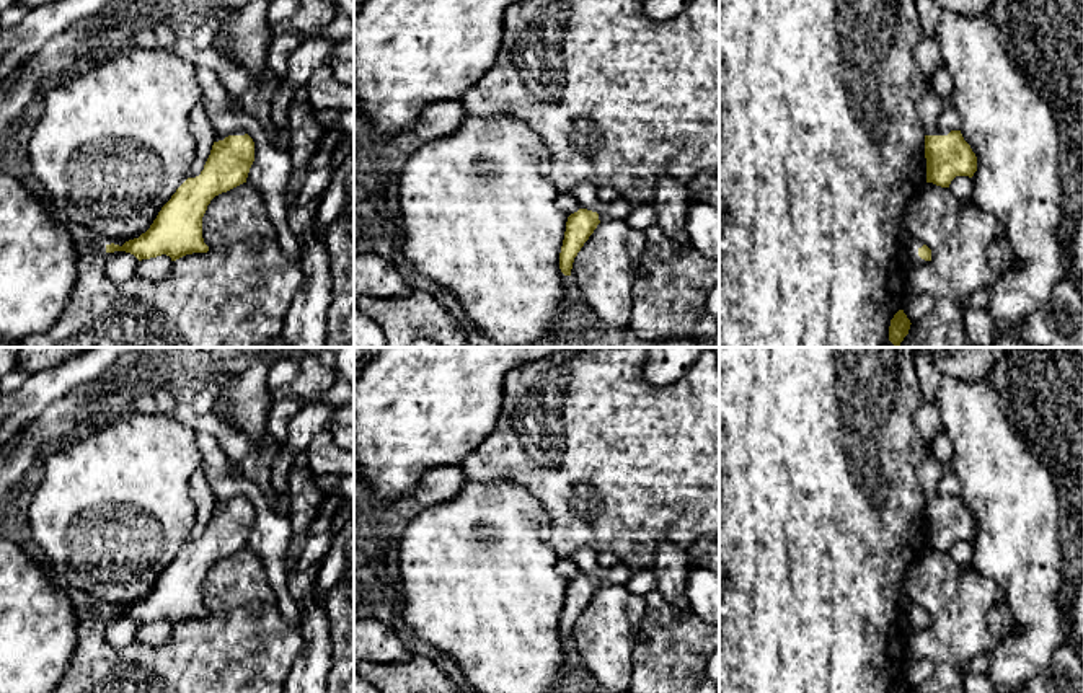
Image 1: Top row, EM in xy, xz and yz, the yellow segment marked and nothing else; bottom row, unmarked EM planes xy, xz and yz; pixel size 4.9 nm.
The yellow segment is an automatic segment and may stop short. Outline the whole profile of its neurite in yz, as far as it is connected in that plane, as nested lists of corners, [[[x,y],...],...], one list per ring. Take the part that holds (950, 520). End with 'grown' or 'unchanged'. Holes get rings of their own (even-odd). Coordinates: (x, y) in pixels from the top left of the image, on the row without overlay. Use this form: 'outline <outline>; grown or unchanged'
outline [[[923,401],[913,422],[926,444],[926,457],[917,470],[925,494],[926,548],[949,553],[956,541],[974,541],[977,522],[961,496],[948,497],[936,492],[943,465],[933,455],[930,444],[943,430],[938,403]]]; grown

